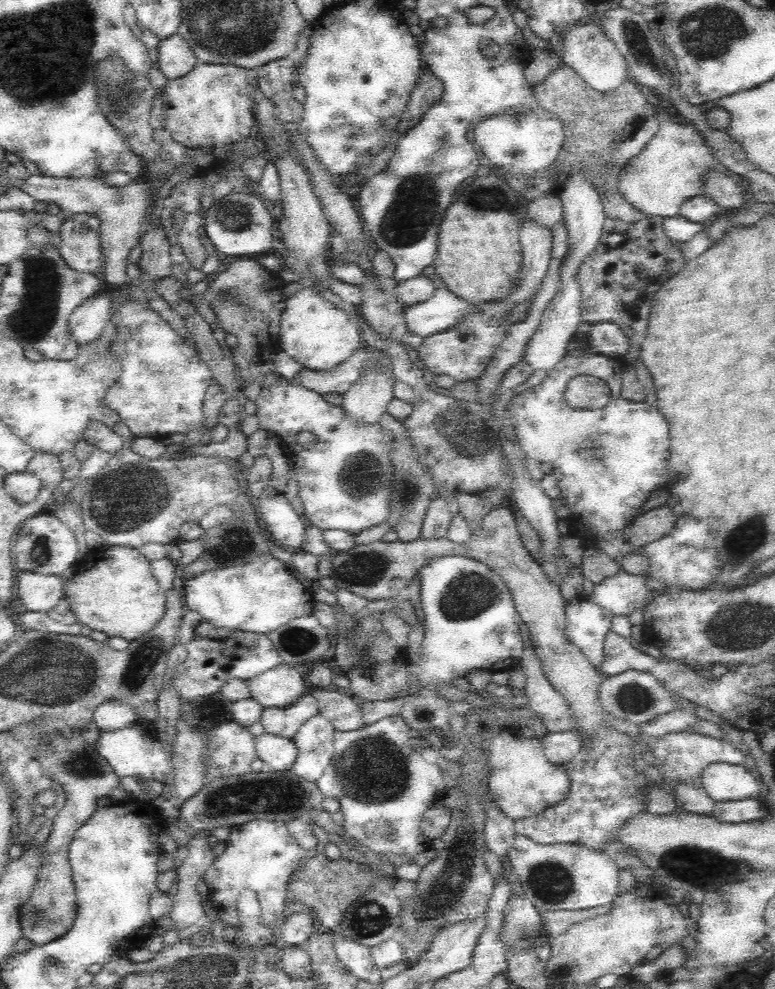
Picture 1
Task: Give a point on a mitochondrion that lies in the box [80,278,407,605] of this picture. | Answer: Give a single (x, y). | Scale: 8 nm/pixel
(128, 498)

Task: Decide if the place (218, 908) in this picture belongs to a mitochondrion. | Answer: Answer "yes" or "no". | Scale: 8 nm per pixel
no

